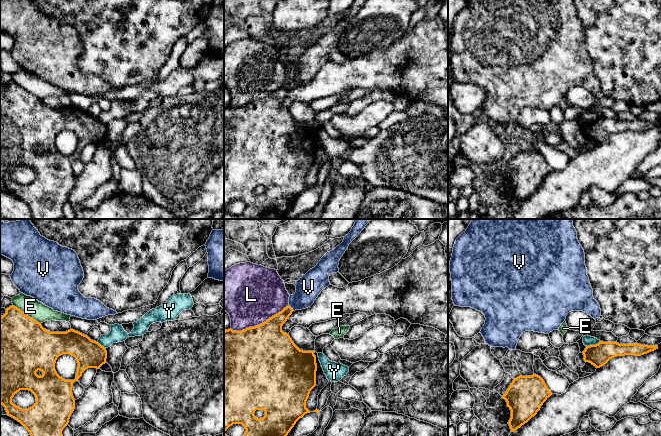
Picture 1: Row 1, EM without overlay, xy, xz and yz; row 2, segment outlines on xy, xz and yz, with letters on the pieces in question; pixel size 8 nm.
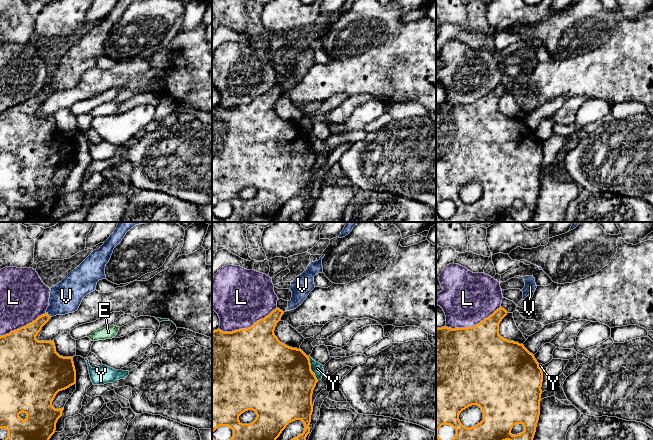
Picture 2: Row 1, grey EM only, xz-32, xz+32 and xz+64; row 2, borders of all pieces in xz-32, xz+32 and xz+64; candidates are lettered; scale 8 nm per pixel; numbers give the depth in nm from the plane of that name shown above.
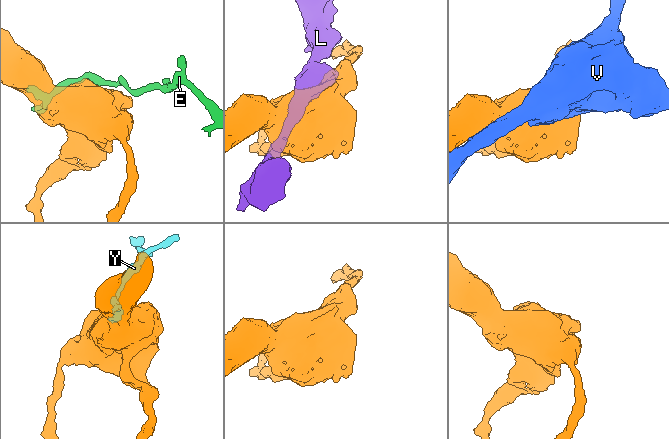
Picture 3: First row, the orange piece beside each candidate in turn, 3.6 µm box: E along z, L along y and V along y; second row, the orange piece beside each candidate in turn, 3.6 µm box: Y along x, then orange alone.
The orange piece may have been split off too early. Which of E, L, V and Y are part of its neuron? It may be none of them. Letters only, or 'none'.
none

